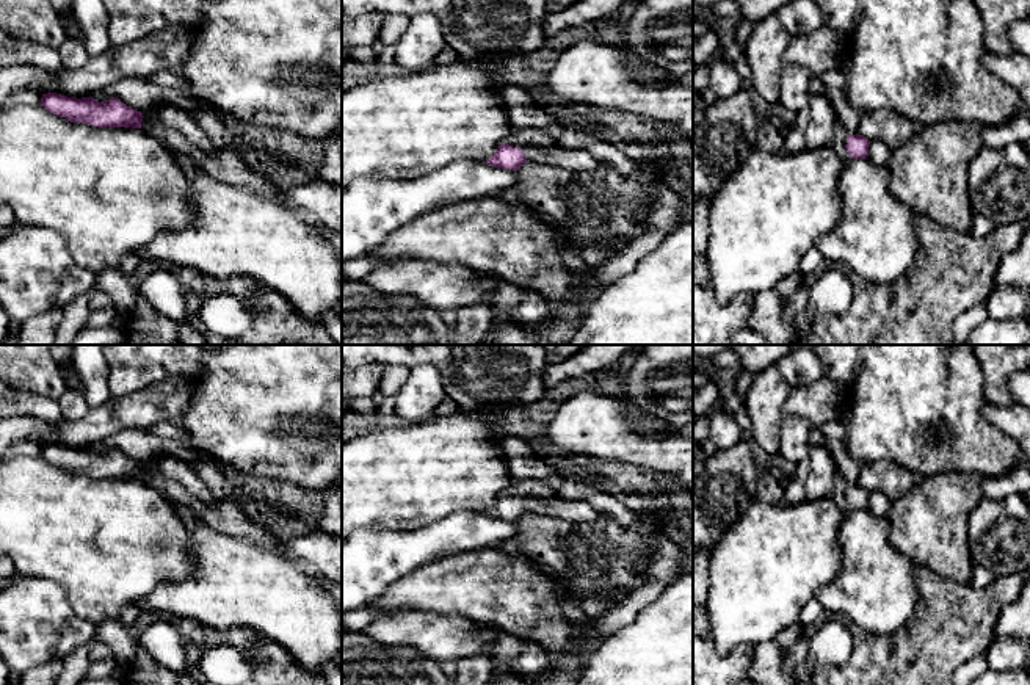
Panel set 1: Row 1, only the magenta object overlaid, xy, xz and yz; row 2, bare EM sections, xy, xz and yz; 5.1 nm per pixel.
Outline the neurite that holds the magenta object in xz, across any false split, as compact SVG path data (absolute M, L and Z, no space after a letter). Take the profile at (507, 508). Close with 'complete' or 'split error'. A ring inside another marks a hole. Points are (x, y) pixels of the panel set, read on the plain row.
M517 481L510 486L494 503L486 516L517 522L525 513L524 498L541 497L547 500L561 498L558 489L549 487L539 481Z | split error

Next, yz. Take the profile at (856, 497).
M840 477L836 478L832 495L843 513L848 513L850 509L869 508L870 492L861 487L859 484L847 486Z | split error

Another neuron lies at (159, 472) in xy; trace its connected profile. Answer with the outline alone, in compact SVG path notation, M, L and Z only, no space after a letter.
M160 456L141 464L144 467L141 481L155 491L163 494L169 483L179 483L205 505L216 505L204 481L183 461L172 456Z

